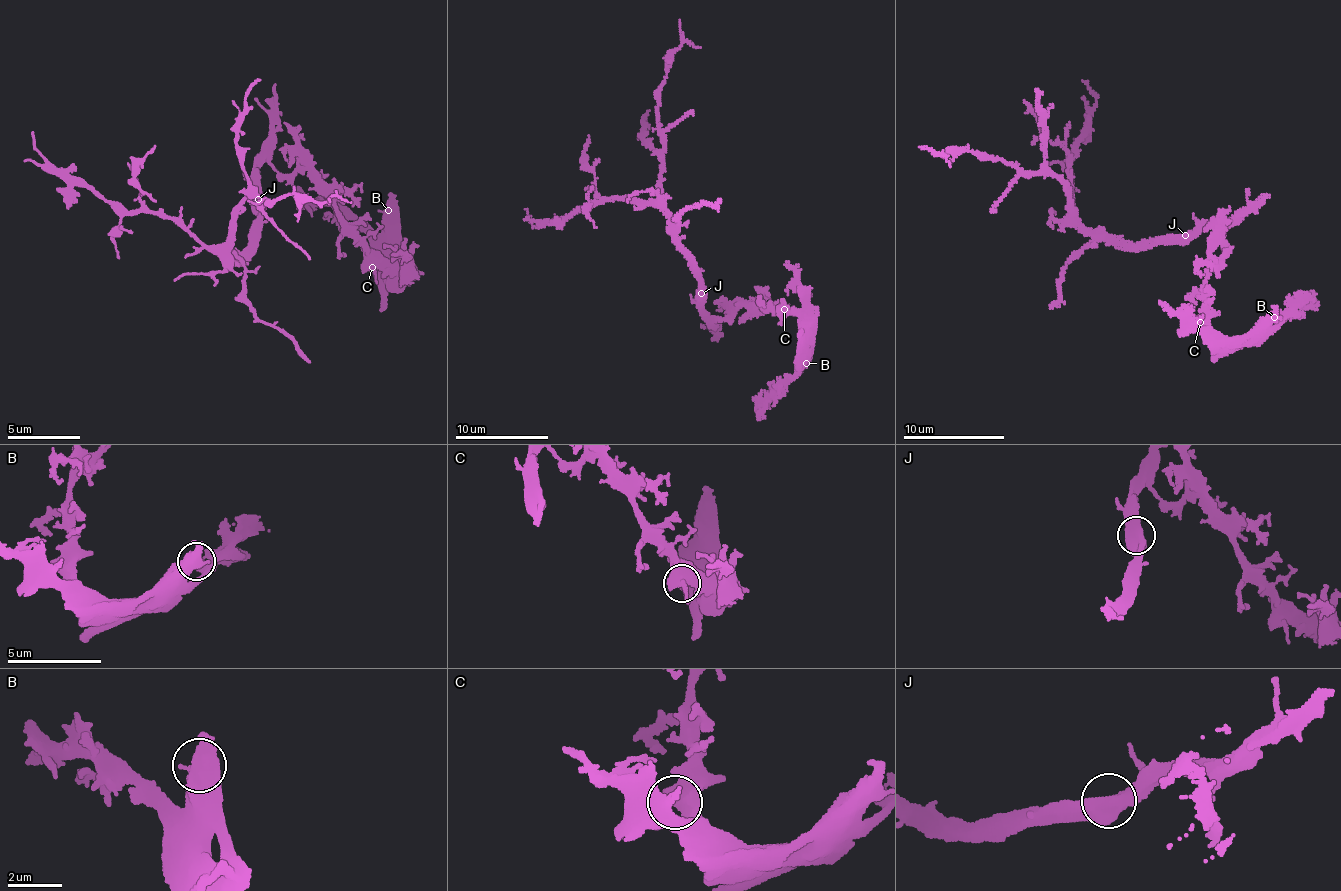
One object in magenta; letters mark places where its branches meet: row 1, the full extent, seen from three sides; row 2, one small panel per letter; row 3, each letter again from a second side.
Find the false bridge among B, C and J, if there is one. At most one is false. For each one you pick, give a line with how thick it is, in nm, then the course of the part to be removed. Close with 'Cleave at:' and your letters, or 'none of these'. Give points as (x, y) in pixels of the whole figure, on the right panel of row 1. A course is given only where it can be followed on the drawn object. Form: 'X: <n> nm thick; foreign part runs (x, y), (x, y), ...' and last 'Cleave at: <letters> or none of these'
Cleave at: none of these

